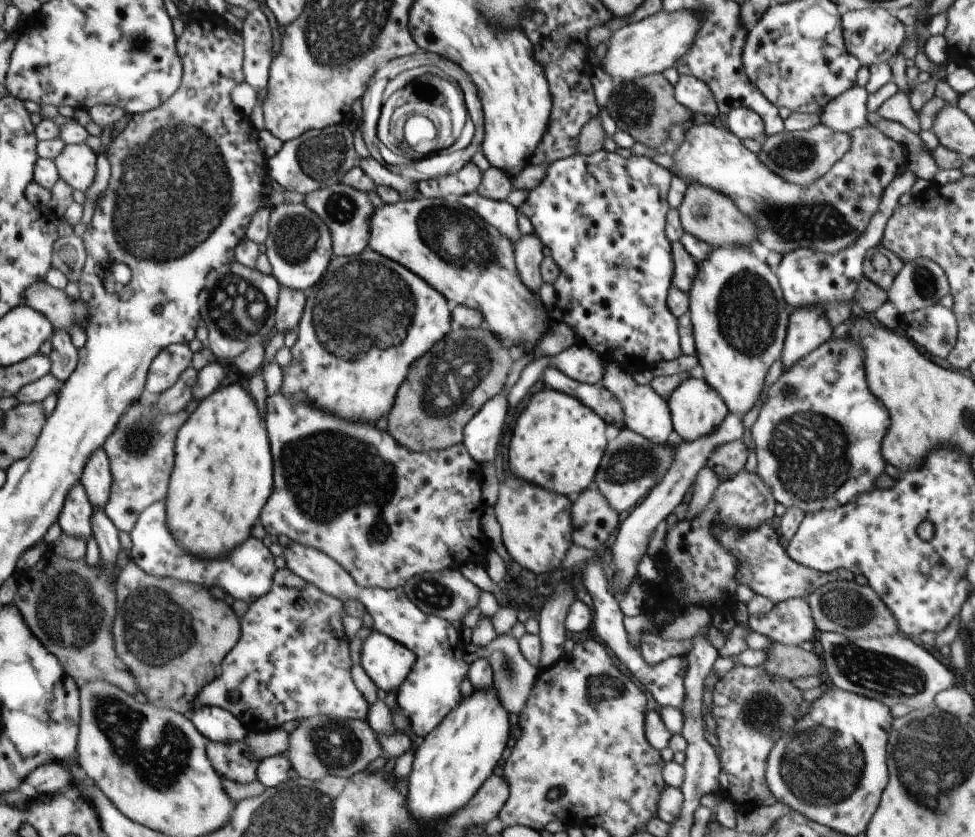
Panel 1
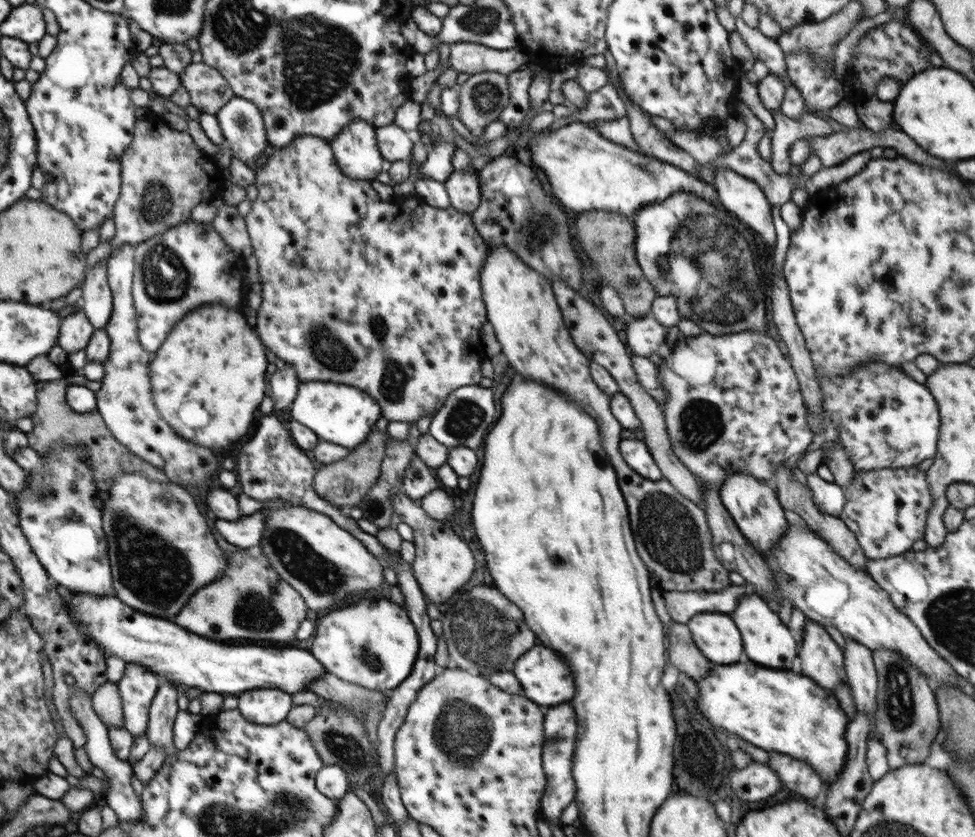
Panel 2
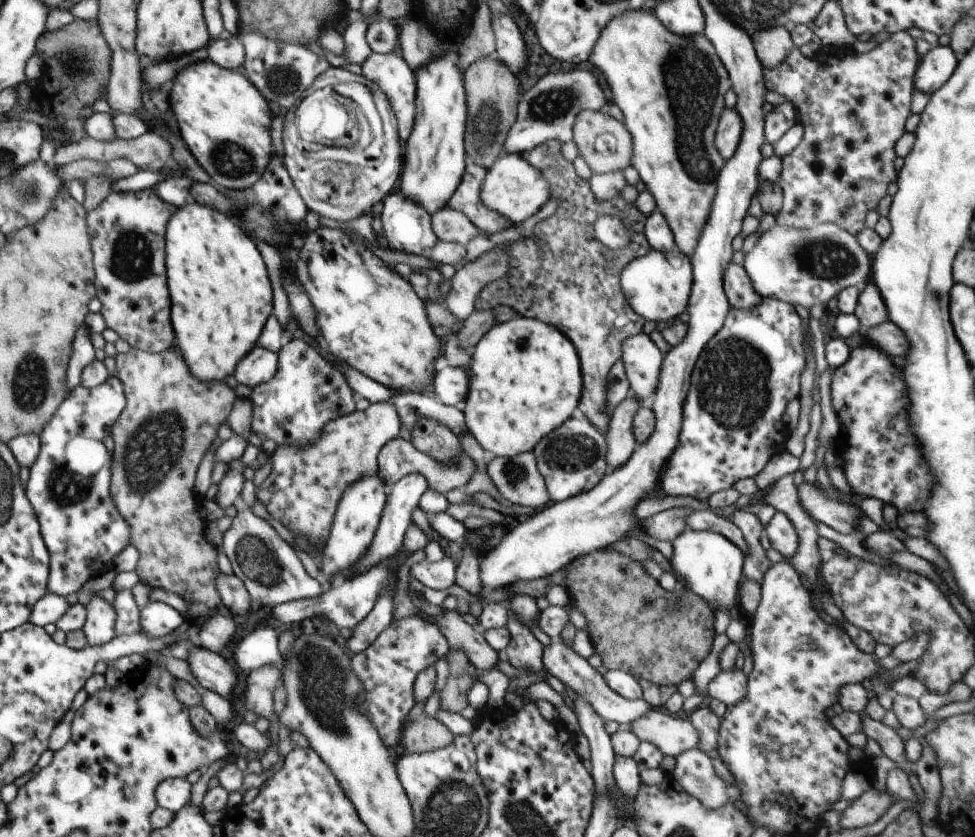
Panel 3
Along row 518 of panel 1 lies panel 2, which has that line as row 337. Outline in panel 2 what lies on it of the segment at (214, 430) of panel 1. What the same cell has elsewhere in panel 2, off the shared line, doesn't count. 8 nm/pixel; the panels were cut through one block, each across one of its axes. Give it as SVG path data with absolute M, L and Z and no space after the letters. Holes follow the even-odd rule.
M204 306L198 308L194 312L190 311L190 316L186 320L182 320L182 324L177 324L173 328L172 333L166 338L163 346L153 356L154 359L154 392L158 392L158 408L162 408L162 416L166 416L166 420L170 420L170 424L174 424L174 428L178 428L178 432L182 432L182 437L186 441L192 441L196 445L204 448L210 448L212 451L226 450L226 446L238 442L240 438L244 438L254 422L254 414L260 406L260 402L264 400L264 390L266 390L266 354L264 348L258 340L258 336L252 332L250 324L246 322L246 318L240 314L240 309L222 308L222 306Z

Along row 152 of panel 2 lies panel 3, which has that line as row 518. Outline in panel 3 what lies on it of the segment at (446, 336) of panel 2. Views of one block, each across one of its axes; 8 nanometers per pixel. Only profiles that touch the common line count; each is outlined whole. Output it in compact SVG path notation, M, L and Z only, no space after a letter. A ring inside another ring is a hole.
M370 403L363 411L329 420L314 442L276 445L270 456L270 474L256 488L255 496L272 518L322 551L344 491L366 474L379 474L377 456L390 439L398 437L400 428L397 410L390 403Z

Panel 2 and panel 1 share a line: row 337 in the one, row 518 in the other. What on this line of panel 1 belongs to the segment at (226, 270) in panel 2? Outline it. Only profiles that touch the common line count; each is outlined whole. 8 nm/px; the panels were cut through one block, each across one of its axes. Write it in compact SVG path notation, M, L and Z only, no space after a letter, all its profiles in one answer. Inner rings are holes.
M165 501L150 506L140 516L140 520L129 535L132 540L130 553L133 561L150 575L205 585L208 589L211 586L218 586L226 595L230 594L234 600L244 600L246 604L254 602L270 590L277 571L274 564L275 556L261 540L253 536L250 536L250 540L246 540L236 551L218 560L202 560L202 558L192 556L181 547L181 544L178 544L176 537L170 532L168 506Z

